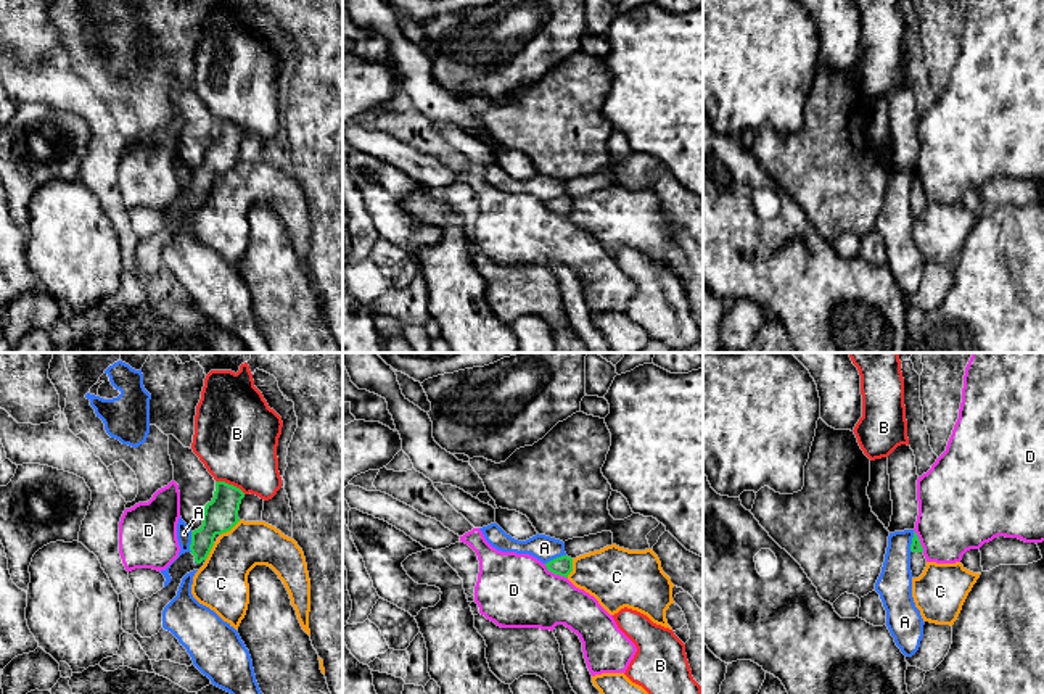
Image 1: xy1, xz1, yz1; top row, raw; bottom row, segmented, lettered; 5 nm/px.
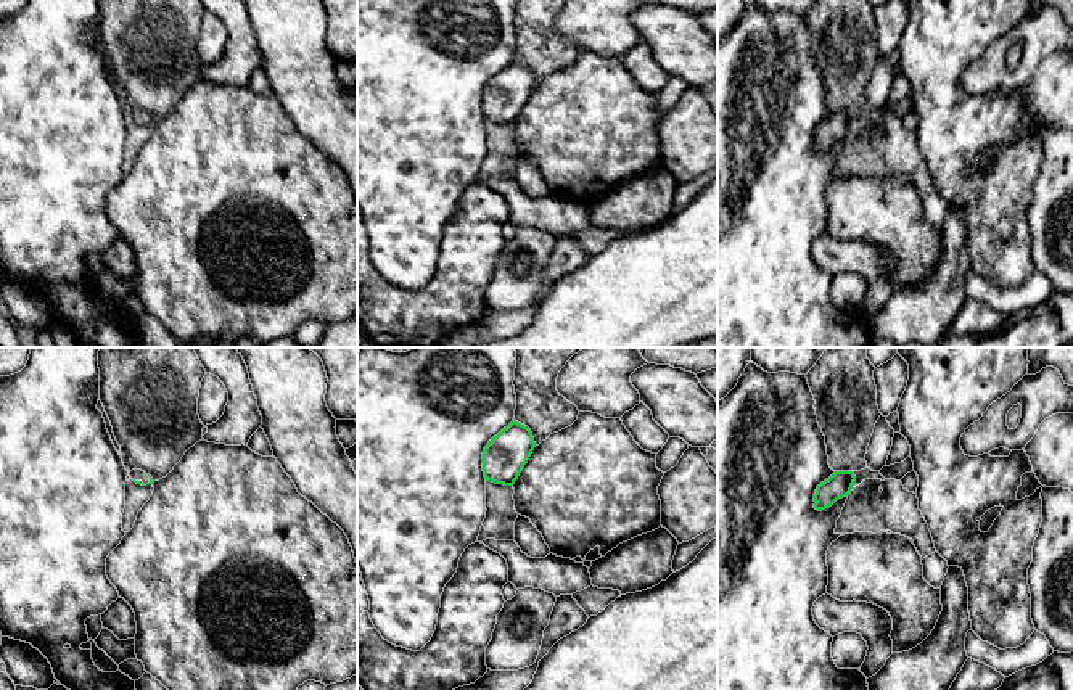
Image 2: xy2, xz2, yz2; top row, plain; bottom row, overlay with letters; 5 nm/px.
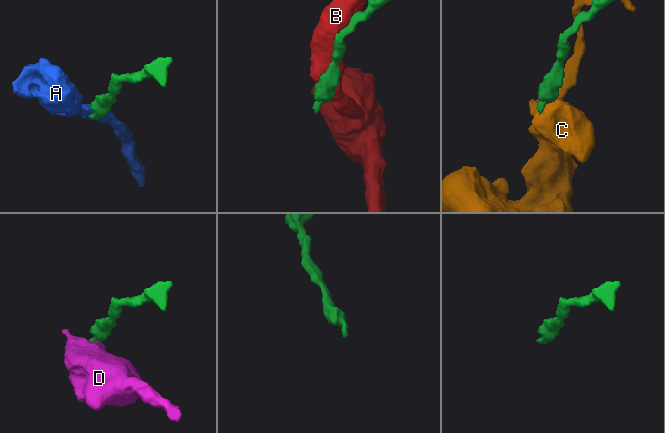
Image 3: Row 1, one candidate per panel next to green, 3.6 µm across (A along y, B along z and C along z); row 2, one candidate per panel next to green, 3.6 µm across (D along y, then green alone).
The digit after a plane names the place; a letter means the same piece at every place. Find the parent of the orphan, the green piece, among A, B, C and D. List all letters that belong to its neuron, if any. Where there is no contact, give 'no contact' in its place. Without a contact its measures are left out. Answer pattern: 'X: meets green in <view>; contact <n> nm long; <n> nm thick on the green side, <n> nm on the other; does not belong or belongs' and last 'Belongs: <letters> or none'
A: meets green in xy1; contact 100 nm long; 170 nm thick on the green side, 80 nm on the other; does not belong
B: meets green in xy1; contact 170 nm long; 170 nm thick on the green side, 420 nm on the other; does not belong
C: meets green in xy1; contact 130 nm long; 170 nm thick on the green side, 240 nm on the other; does not belong
D: meets green in xz1; contact 140 nm long; 100 nm thick on the green side, 360 nm on the other; does not belong
Belongs: none

